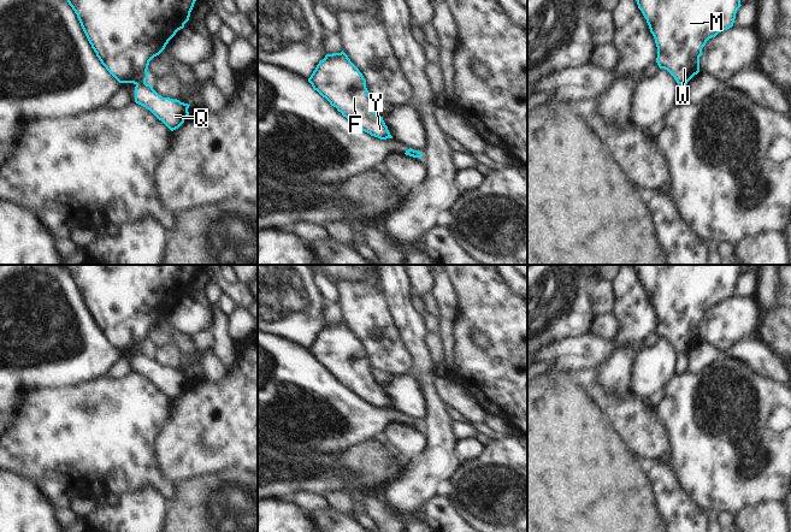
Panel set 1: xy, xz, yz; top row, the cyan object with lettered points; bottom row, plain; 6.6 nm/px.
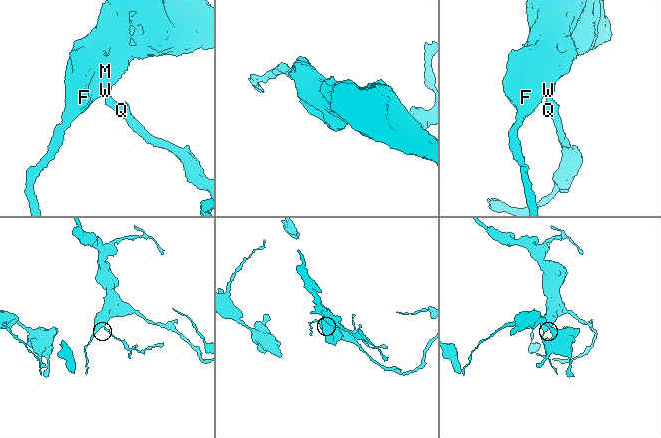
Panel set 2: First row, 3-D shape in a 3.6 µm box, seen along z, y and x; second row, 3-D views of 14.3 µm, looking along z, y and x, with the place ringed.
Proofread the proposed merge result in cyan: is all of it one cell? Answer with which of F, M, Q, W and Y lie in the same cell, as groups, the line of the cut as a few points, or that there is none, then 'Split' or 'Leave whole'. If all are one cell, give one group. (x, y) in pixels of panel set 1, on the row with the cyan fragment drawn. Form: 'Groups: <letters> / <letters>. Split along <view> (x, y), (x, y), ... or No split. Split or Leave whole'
Groups: F M W Y / Q. Split along xy (145, 81), (136, 86). Split

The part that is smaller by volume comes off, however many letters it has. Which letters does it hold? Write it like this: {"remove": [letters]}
{"remove": ["Q"]}

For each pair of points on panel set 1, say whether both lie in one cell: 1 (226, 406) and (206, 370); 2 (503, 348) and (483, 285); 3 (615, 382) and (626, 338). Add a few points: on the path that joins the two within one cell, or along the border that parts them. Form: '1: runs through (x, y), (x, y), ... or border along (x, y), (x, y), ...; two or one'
1: border along (226, 368), (219, 382), (205, 379); two
2: runs through (503, 332), (503, 319), (485, 301); one
3: runs through (615, 371), (625, 349); one

